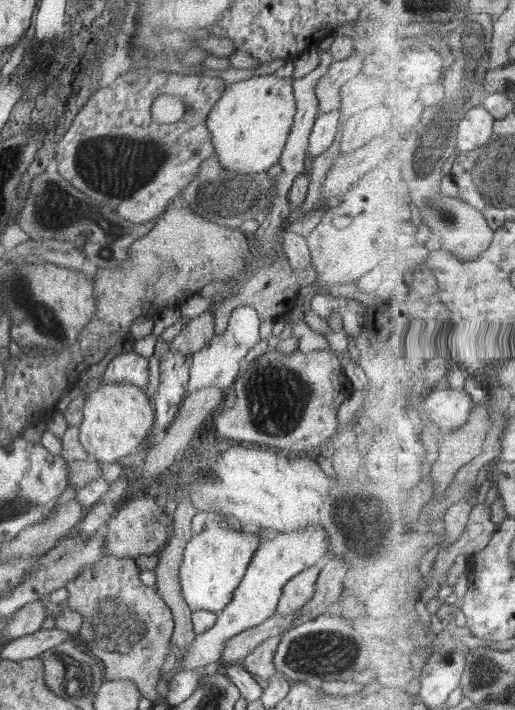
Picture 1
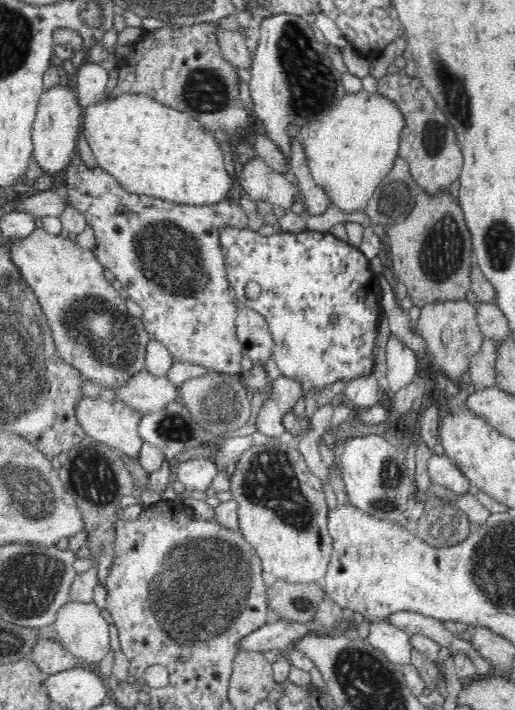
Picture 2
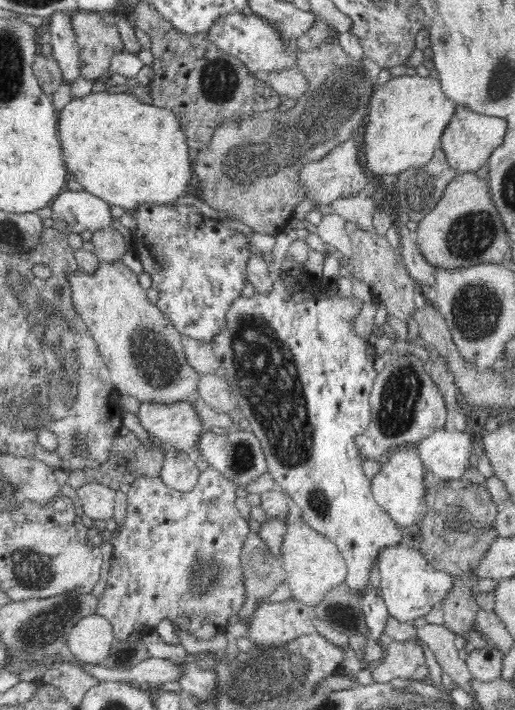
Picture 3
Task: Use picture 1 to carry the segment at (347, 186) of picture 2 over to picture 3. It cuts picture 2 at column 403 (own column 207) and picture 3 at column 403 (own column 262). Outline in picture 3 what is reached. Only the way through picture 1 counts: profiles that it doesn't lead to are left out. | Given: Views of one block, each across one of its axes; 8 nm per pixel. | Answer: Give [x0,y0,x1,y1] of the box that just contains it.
[364,75,458,176]

